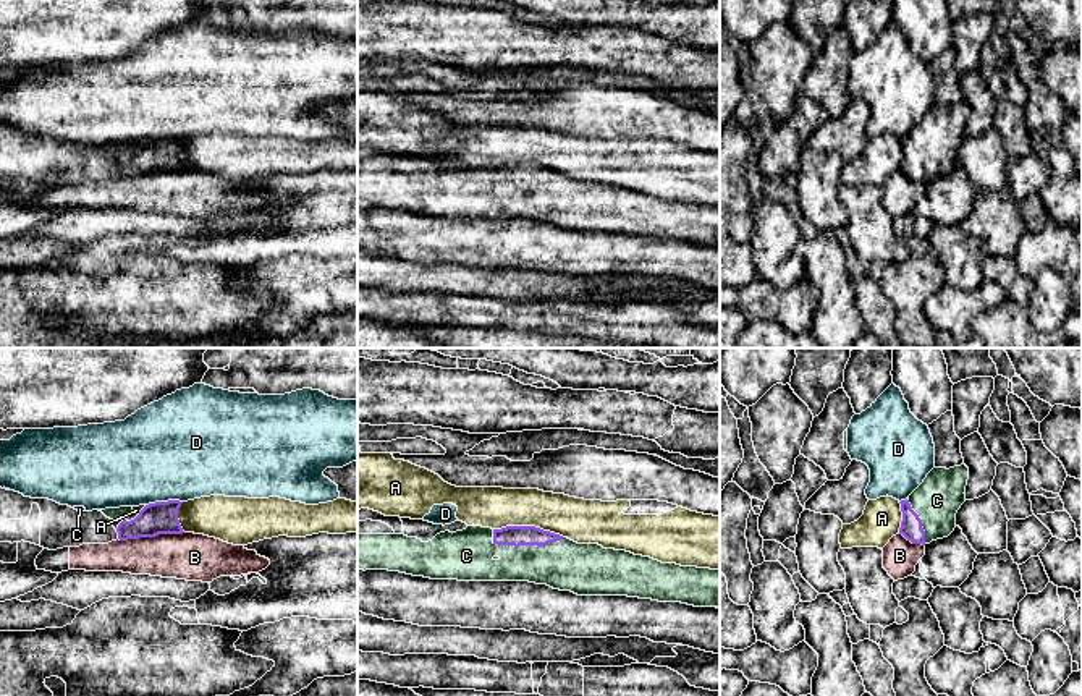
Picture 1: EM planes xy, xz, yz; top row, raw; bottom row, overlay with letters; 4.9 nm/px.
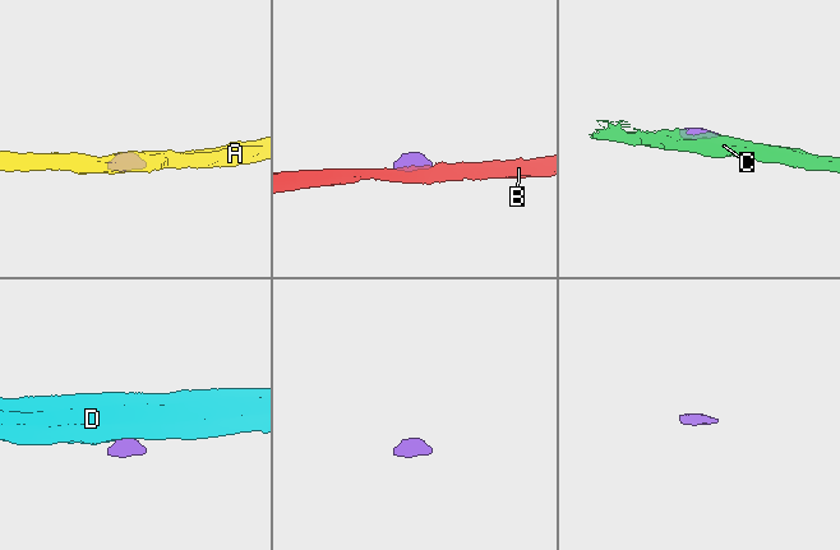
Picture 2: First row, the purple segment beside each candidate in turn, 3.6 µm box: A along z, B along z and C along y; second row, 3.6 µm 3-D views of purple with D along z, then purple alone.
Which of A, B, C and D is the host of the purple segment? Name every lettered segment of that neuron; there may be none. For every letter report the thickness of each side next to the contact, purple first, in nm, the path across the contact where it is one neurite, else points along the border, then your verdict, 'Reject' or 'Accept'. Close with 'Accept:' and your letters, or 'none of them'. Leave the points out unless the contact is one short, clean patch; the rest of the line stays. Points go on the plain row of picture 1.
A: Thickness 100 nm (purple) against 200 nm. Reject
B: Thickness 160 nm (purple) against 240 nm. Boundary: xy (183, 169), (118, 177). Reject
C: Thickness 100 nm (purple) against 260 nm. Accept
D: Thickness 160 nm (purple) against 480 nm. Boundary: xy (181, 138), (156, 138), (146, 143). Reject
Accept: C

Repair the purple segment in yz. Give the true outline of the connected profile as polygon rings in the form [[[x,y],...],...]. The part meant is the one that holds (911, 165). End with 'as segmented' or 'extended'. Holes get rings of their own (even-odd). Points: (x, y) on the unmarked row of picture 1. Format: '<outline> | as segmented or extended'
[[[933,105],[924,120],[901,138],[899,172],[912,181],[930,181],[948,175],[956,165],[956,151],[966,139],[969,105]]] | extended

